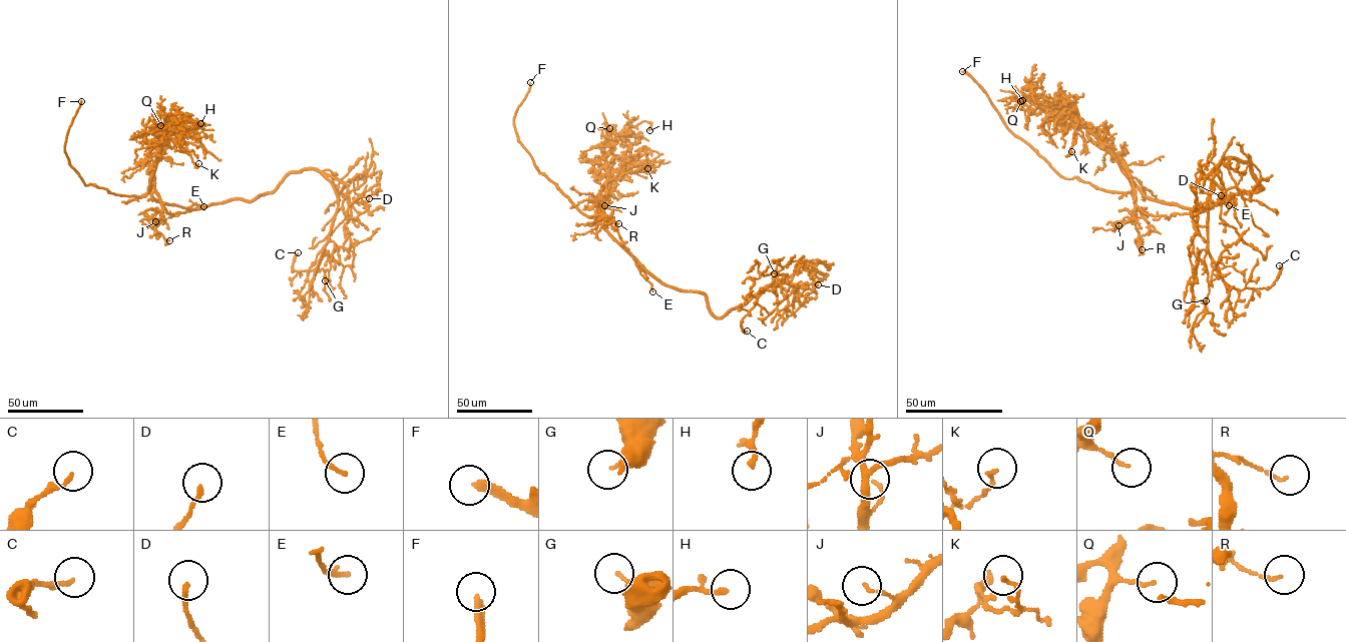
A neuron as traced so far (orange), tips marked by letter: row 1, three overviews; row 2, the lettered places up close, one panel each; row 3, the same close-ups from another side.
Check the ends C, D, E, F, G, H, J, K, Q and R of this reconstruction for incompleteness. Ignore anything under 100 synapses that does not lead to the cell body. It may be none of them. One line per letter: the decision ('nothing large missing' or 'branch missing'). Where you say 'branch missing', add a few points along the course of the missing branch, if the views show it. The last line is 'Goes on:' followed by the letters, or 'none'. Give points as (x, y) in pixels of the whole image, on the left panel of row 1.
C: nothing large missing
D: nothing large missing
E: nothing large missing
F: branch missing
G: nothing large missing
H: nothing large missing
J: nothing large missing
K: nothing large missing
Q: nothing large missing
R: nothing large missing
Goes on: F

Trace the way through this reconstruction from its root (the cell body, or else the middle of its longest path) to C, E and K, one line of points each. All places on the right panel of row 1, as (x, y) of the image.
C: (1219, 201), (1262, 188), (1246, 162), (1225, 158), (1209, 193), (1208, 252), (1222, 278), (1269, 288), (1279, 265)
E: (1219, 201), (1192, 208), (1153, 200), (1117, 158), (1130, 177), (1135, 203), (1147, 213), (1169, 216), (1229, 205)
K: (1219, 201), (1192, 208), (1153, 200), (1082, 119), (1075, 128), (1071, 151)

